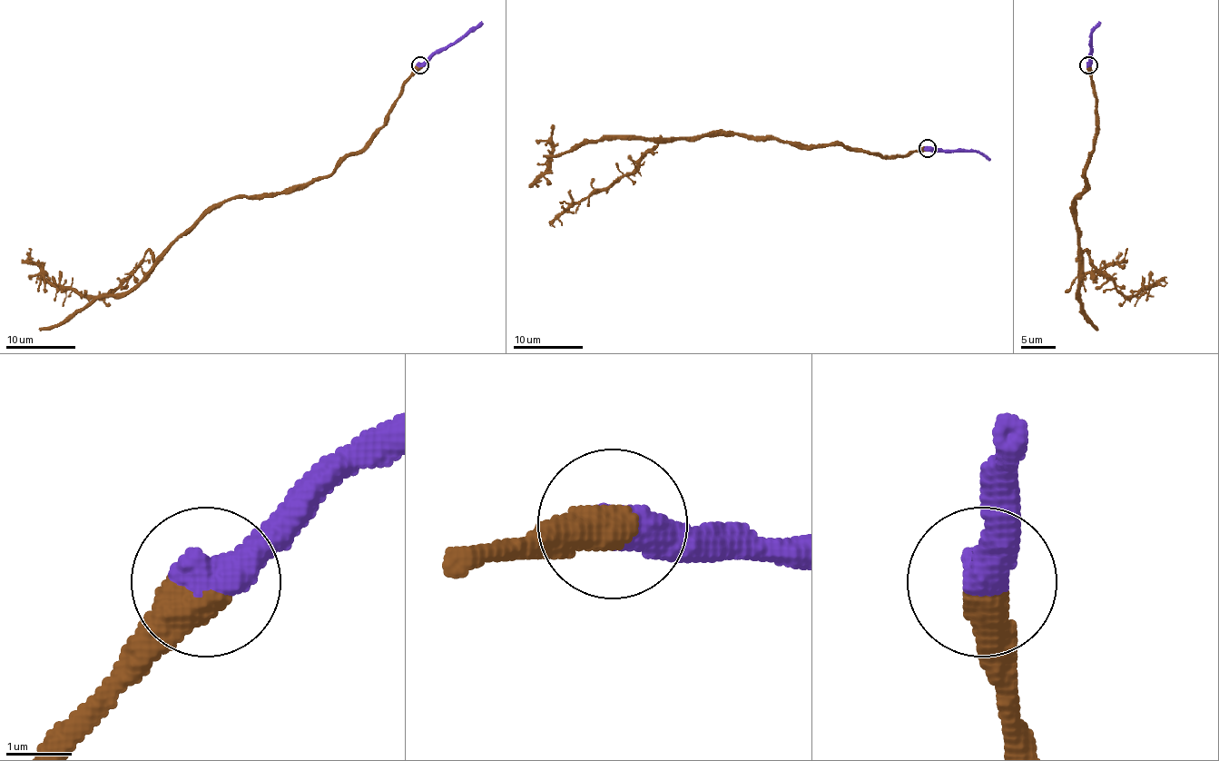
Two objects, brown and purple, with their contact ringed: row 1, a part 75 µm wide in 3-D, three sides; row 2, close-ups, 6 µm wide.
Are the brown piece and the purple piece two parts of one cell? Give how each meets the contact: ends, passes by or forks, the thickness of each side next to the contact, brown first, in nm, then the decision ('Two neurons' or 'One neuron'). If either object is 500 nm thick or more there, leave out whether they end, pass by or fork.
Thickness 600 nm (brown) against 600 nm. Two neurons

